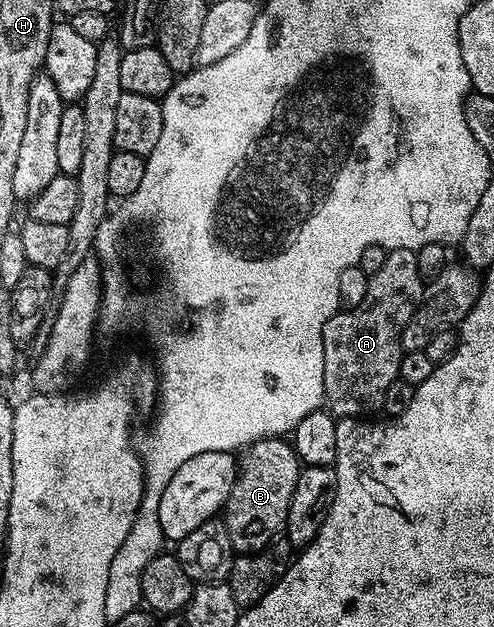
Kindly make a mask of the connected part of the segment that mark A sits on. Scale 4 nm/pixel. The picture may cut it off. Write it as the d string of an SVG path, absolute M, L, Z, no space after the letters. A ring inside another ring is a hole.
M396 247L388 250L385 257L385 263L380 270L369 278L369 289L365 289L365 298L362 299L361 305L356 307L349 307L346 309L336 310L333 317L329 317L329 321L325 321L323 326L323 352L325 353L325 389L323 394L325 396L326 406L329 408L332 415L336 417L363 417L368 413L367 411L379 411L383 406L383 398L385 397L385 389L389 389L389 385L393 385L393 381L399 378L399 362L403 356L403 330L405 325L411 318L414 317L415 311L421 306L423 301L423 292L425 290L425 280L421 277L421 273L417 269L417 257L415 251L410 251L404 247Z

